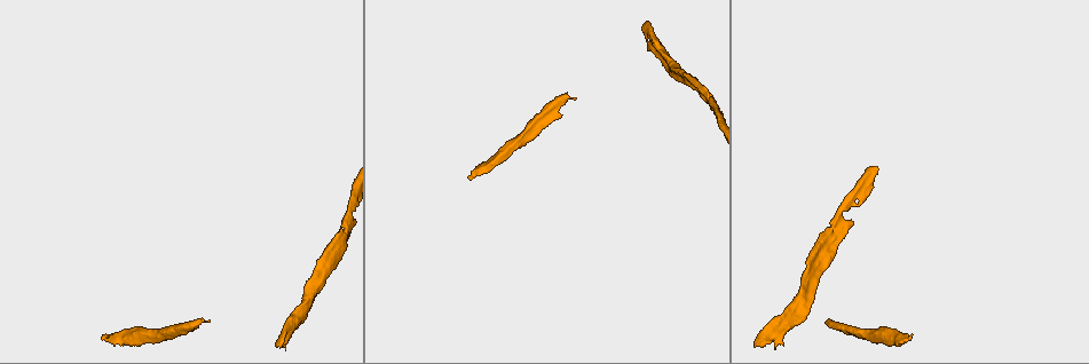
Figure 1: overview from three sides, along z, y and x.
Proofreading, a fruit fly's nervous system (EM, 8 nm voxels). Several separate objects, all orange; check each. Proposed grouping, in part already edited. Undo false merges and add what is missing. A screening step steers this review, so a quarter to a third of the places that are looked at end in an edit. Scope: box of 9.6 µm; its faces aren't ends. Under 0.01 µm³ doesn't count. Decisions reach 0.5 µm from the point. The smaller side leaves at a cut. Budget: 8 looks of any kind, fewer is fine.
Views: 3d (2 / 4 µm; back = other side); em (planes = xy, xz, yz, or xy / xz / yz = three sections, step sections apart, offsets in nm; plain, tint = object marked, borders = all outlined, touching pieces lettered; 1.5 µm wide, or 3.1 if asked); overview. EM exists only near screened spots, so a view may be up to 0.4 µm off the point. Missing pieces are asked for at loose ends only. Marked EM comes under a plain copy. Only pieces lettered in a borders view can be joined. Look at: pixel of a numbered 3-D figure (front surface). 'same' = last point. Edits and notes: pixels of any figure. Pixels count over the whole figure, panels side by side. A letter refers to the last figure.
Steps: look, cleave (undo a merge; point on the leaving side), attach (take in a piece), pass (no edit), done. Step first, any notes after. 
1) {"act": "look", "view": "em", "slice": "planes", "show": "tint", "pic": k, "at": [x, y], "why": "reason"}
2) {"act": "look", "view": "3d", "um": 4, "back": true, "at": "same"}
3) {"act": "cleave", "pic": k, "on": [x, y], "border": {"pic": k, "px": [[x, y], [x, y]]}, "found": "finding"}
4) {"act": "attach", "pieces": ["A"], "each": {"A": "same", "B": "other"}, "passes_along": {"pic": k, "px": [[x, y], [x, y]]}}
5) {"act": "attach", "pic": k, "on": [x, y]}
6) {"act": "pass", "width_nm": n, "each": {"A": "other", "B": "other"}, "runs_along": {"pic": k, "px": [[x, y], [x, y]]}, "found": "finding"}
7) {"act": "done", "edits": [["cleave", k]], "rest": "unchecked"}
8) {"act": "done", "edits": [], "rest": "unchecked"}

{"act": "look", "view": "3d", "um": 4, "pic": 1, "at": [908, 336], "why": "branch stops here"}

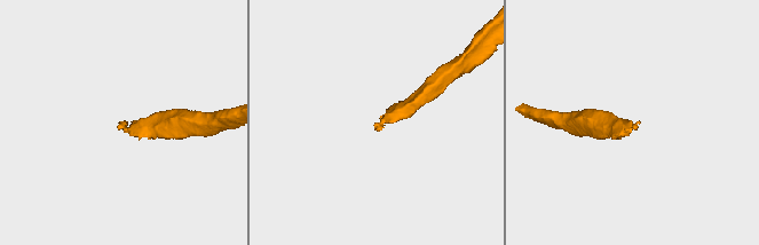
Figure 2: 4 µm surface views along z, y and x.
{"act": "look", "view": "em", "slice": "xy", "step": 4, "show": "borders", "pic": 2, "at": [636, 124], "why": "now the EM"}

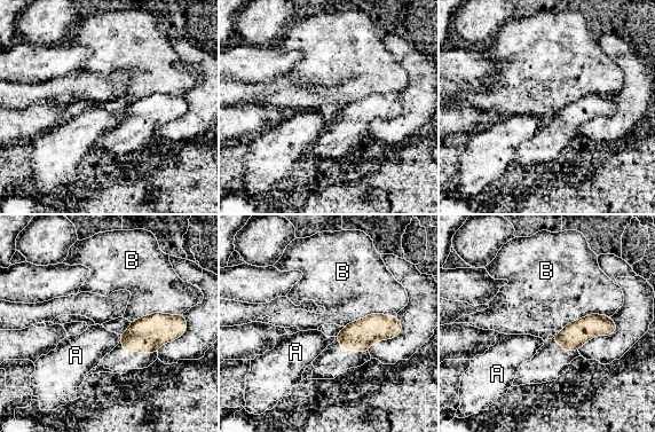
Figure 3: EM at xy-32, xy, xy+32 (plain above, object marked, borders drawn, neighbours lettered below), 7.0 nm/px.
{"act": "pass", "each": {"A": "other", "B": "other"}, "border": {"pic": 3, "px": [[396, 315], [370, 313], [344, 327]]}, "found": "none of them fits"}

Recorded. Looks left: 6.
{"act": "look", "view": "em", "slice": "planes", "show": "borders", "pic": 1, "at": [697, 80]}

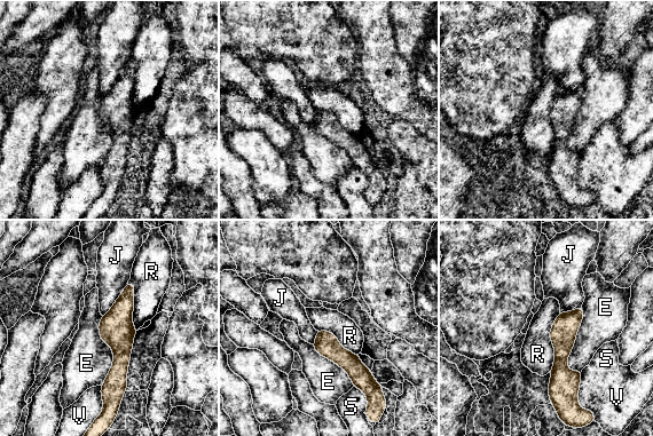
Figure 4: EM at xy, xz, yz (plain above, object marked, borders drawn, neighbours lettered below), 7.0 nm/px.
{"act": "pass", "each": {"E": "other", "J": "other", "R": "other", "S": "other", "V": "other"}, "border": {"pic": 4, "px": [[559, 312], [550, 332], [550, 370]]}, "found": "none of them fits"}

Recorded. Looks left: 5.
{"act": "look", "view": "3d", "um": 4, "back": true, "pic": 1, "at": [642, 28], "why": "free end"}

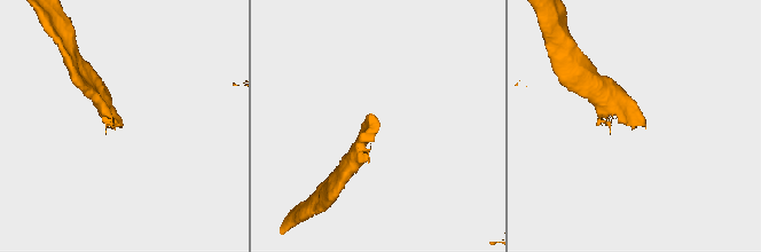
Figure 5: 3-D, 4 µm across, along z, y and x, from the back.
{"act": "look", "view": "em", "slice": "planes", "show": "borders", "pic": 5, "at": [123, 125]}

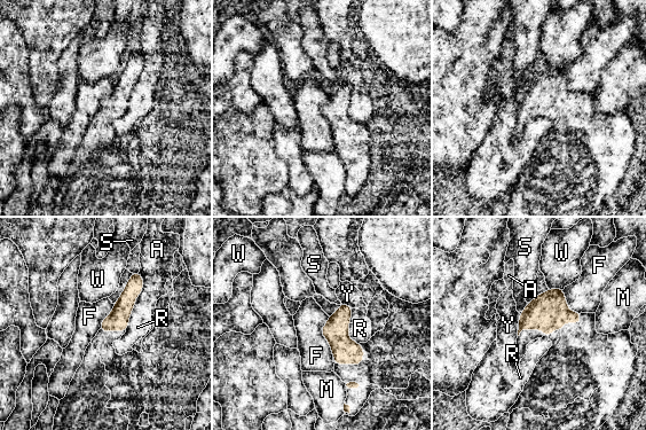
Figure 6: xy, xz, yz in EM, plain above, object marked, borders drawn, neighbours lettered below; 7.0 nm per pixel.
{"act": "pass", "longest_contact_nm": ["F", 280], "each": {"A": "other", "F": "other", "M": "other", "R": "other", "S": "other", "W": "other", "Y": "other"}, "runs_along": {"pic": 6, "px": [[136, 275], [121, 312], [105, 328]]}, "found": "none of them fits"}

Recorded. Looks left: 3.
{"act": "done", "edits": [], "rest": "unchecked"}

